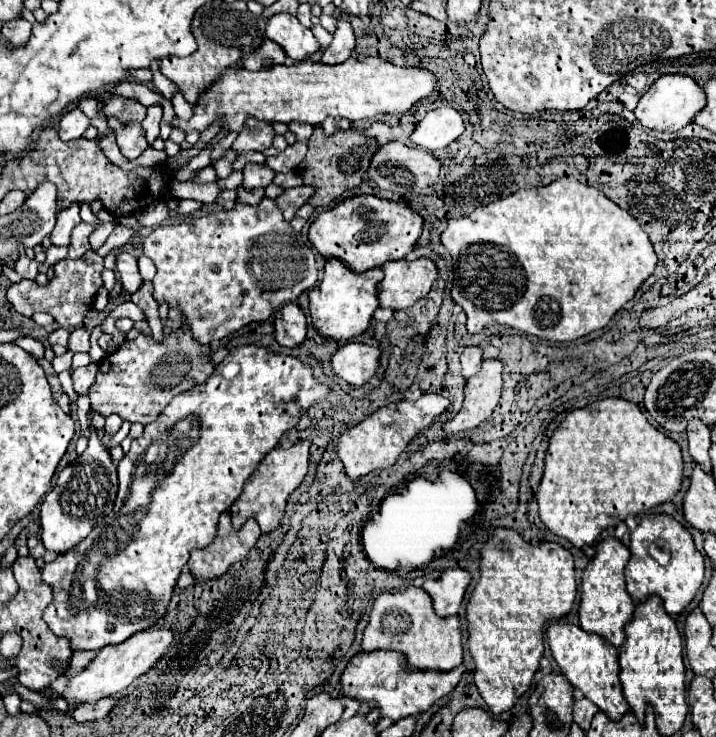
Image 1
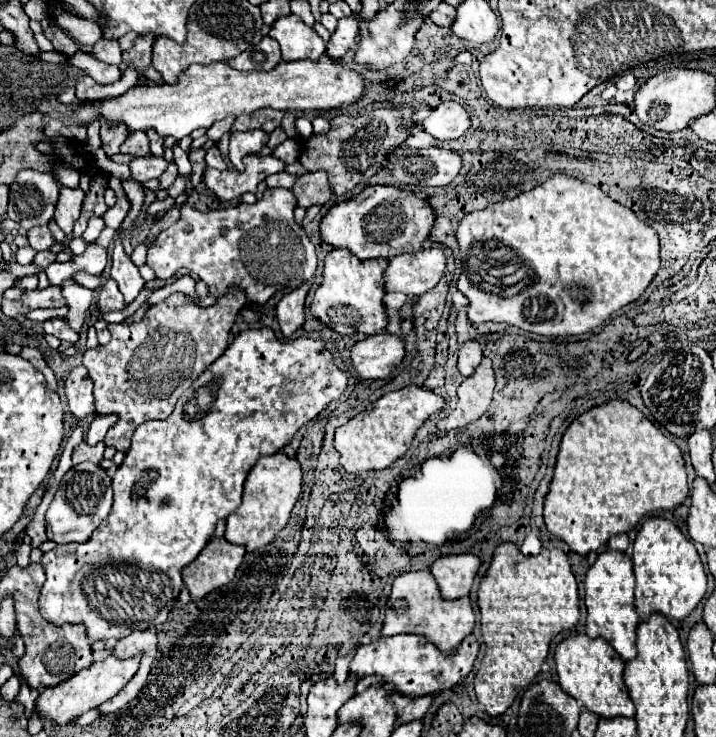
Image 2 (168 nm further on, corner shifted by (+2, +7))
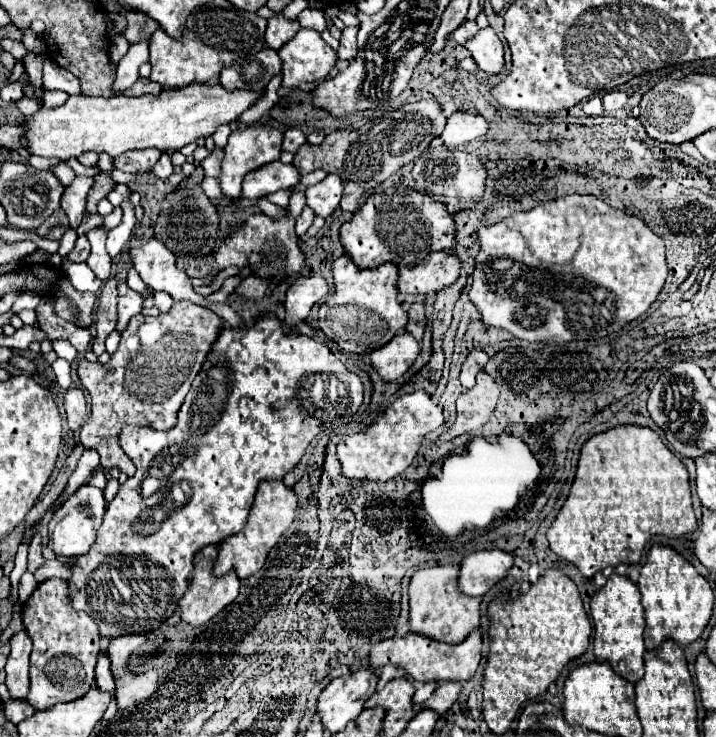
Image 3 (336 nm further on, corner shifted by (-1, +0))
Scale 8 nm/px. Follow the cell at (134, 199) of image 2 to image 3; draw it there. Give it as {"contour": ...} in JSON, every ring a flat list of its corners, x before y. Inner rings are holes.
{"contour":[[133,266,129,268,127,284,129,284,129,288,133,288,135,292,139,292,139,294,143,294,143,296,147,296,147,286,145,286,145,282,141,280,141,276,137,274,137,270,133,270]]}

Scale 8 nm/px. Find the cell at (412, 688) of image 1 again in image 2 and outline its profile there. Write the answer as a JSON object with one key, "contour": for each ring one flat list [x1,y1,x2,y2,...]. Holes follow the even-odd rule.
{"contour":[[394,635,394,637,380,637,368,645,362,645,356,649,356,655,350,661,350,671,358,677,364,675,380,675,386,683,394,683,396,691,408,695,408,697,422,697,422,695,434,695,442,689,450,689,456,683,460,683,470,671,478,657,480,643,474,635,468,635,456,651,442,653,430,639,422,635]]}

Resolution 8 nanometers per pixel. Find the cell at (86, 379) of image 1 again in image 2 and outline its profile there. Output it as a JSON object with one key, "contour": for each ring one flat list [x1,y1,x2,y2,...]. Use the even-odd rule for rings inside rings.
{"contour":[[84,367,72,369,64,383,64,393,68,397,68,407,76,419,84,419,94,413,94,397,92,397,92,383,86,375]]}

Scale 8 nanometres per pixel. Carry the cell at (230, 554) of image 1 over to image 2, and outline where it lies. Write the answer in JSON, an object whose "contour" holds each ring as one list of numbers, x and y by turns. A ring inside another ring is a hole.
{"contour":[[220,521,216,525,208,545,190,565,182,569,182,579,192,601,200,601,230,583,244,559,244,547,232,545,224,539,224,523,226,521]]}

